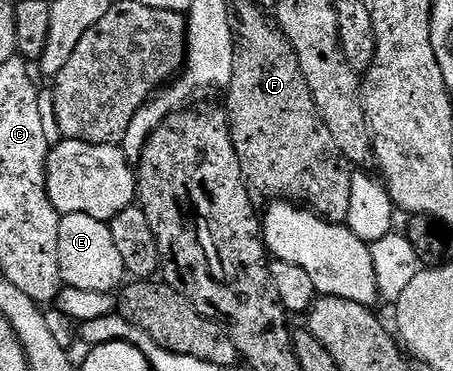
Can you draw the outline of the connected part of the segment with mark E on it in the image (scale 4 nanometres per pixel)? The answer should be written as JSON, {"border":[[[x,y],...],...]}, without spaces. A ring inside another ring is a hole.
{"border":[[[65,213],[61,216],[58,227],[58,267],[61,282],[80,293],[119,290],[126,277],[122,254],[114,243],[114,235],[110,235],[109,222],[90,219],[90,215]]]}

